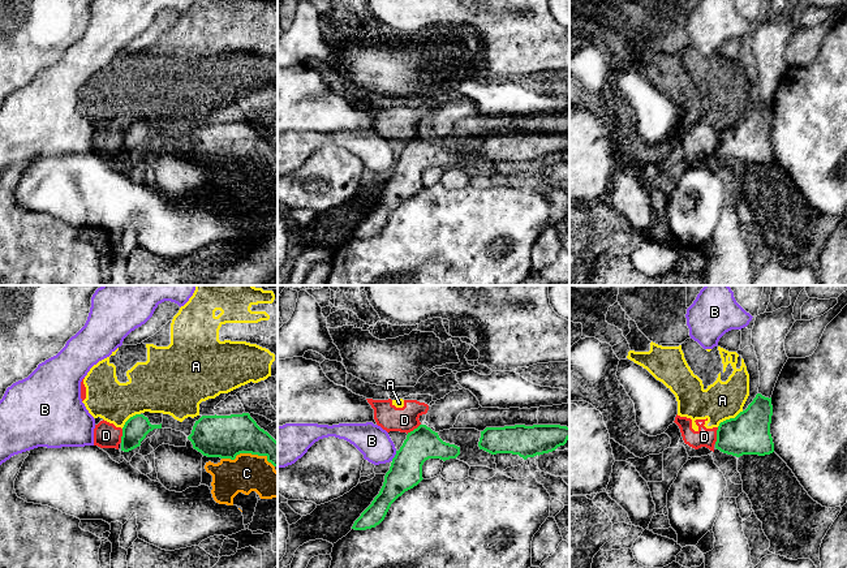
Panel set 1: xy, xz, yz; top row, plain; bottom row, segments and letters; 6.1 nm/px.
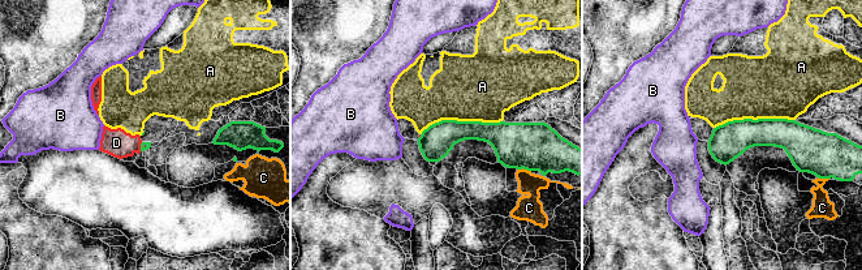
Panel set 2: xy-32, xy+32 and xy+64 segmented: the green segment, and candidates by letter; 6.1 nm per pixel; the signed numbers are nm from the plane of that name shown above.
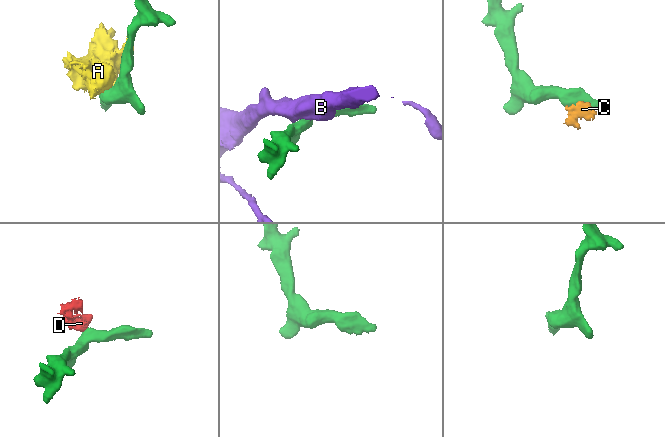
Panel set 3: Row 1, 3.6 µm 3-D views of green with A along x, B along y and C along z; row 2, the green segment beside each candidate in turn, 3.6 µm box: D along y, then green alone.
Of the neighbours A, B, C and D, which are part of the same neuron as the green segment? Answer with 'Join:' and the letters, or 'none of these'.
Join: C

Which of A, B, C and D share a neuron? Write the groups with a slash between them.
A D / B / C

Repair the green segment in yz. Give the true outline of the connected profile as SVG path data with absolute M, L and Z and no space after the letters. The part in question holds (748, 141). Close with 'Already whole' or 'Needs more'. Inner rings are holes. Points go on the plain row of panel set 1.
M757 102L745 119L719 132L715 156L736 165L773 162L771 124L771 106Z. Already whole

